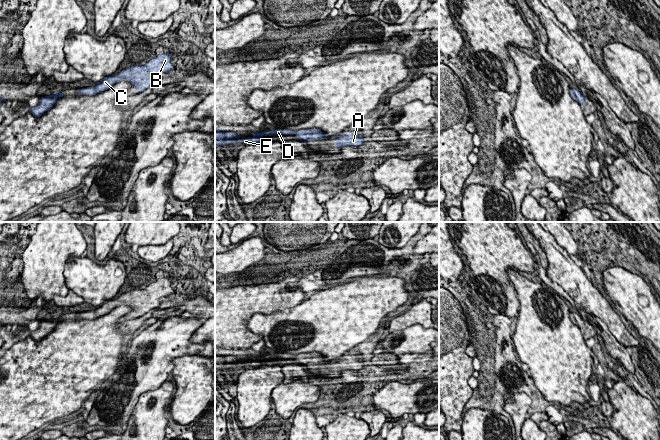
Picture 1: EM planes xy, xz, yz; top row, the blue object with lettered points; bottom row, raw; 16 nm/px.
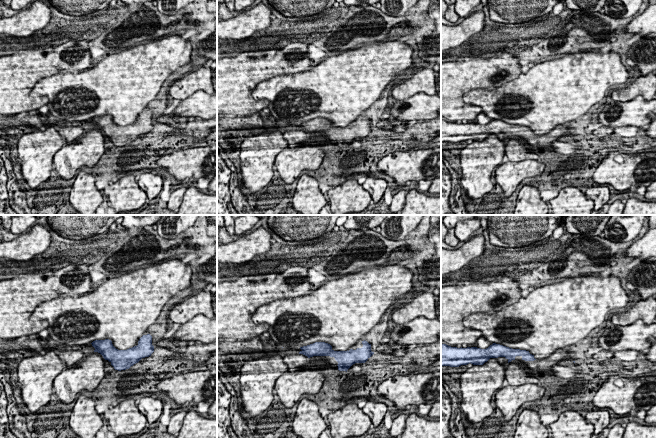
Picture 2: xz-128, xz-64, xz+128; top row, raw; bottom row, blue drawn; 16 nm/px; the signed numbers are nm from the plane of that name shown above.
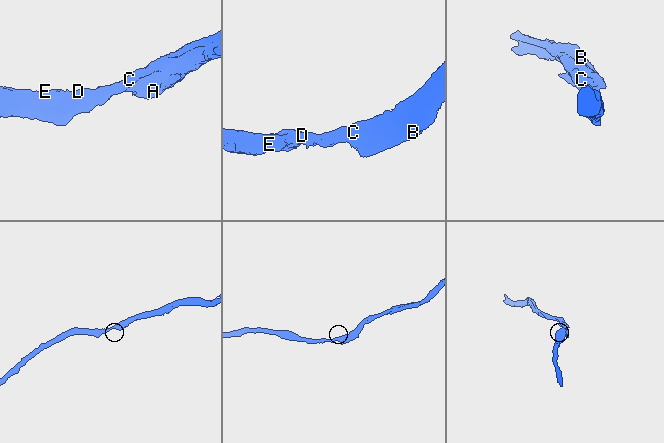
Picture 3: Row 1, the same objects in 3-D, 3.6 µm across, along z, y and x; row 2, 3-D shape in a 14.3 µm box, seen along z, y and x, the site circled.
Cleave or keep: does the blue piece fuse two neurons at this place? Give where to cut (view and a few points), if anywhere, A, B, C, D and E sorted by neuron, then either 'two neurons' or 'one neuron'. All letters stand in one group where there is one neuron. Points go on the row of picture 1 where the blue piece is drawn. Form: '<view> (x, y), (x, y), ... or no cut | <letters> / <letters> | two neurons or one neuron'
no cut | A B C D E | one neuron

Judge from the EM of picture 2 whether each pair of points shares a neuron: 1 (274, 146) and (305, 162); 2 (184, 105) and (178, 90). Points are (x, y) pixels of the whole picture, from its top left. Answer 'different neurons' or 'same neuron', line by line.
1: different neurons
2: different neurons

